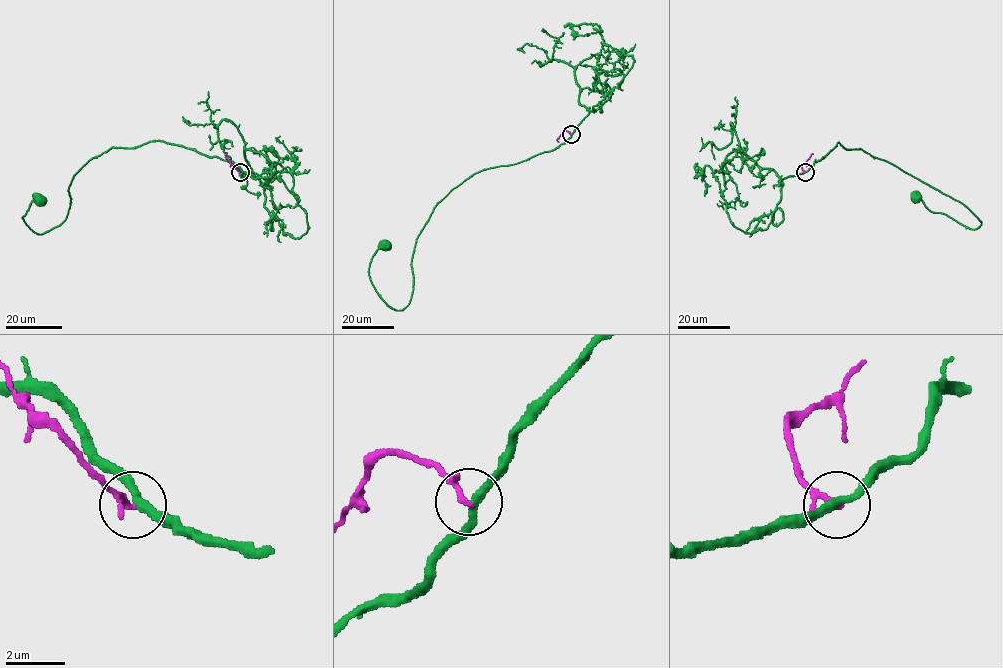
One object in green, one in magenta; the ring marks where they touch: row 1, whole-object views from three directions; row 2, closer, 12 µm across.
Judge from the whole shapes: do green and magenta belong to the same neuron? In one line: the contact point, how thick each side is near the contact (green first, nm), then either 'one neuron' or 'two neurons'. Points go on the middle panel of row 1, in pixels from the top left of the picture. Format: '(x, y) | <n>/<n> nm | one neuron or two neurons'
(571, 134) | 280/150 nm | two neurons

